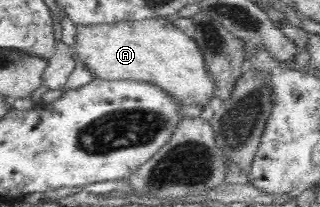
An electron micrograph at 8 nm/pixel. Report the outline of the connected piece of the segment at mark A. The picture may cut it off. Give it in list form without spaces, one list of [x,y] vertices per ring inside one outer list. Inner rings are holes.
[[[165,17],[74,25],[74,49],[94,78],[145,79],[167,89],[183,104],[201,104],[204,107],[207,102],[213,102],[214,86],[205,70],[199,47],[182,30],[166,22]]]

